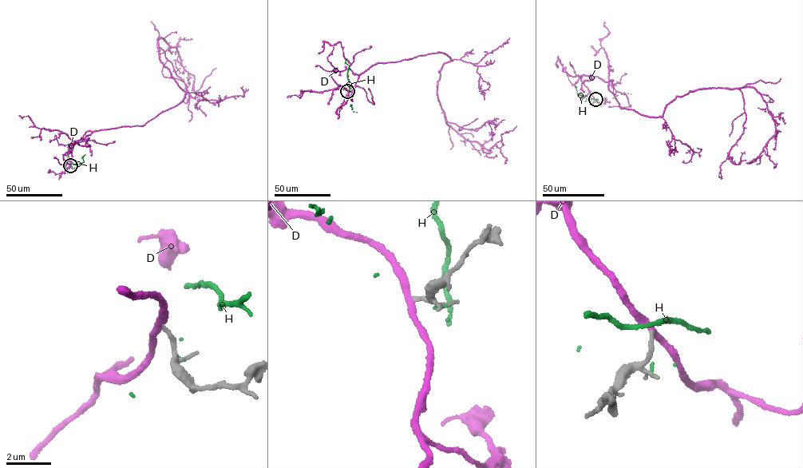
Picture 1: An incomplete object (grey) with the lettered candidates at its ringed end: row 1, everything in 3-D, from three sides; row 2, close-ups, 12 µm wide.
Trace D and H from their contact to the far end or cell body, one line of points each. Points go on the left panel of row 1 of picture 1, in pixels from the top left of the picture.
D: (70, 165), (63, 156), (86, 135), (144, 124), (184, 97), (160, 37), (195, 93), (216, 67)
H: (71, 167), (72, 163), (83, 162), (85, 154)

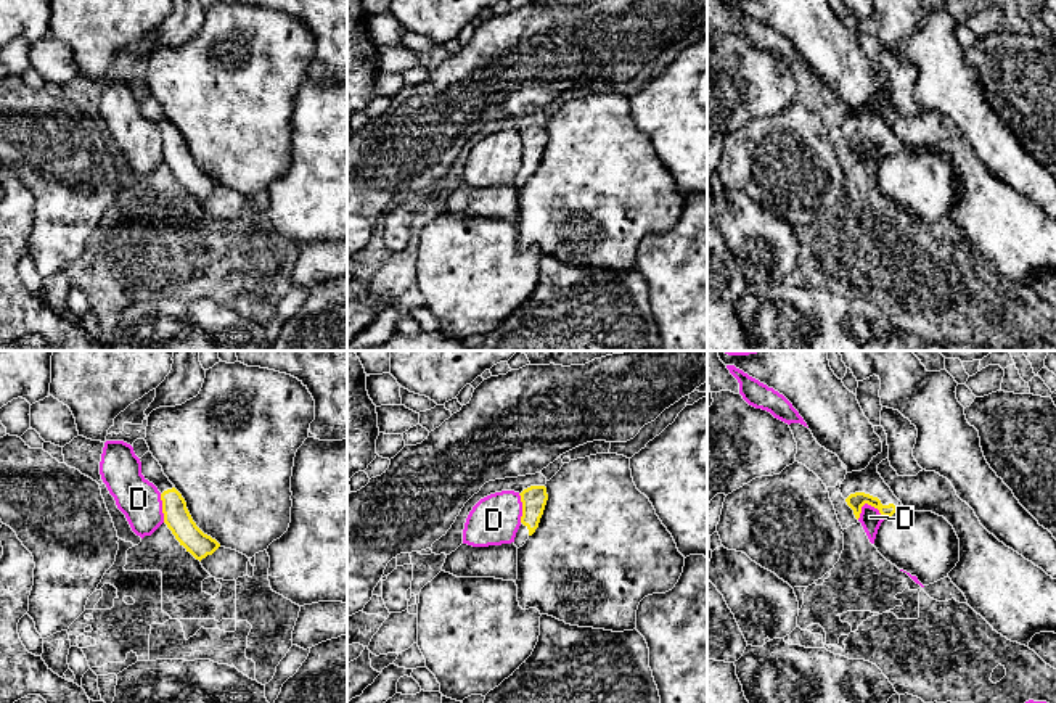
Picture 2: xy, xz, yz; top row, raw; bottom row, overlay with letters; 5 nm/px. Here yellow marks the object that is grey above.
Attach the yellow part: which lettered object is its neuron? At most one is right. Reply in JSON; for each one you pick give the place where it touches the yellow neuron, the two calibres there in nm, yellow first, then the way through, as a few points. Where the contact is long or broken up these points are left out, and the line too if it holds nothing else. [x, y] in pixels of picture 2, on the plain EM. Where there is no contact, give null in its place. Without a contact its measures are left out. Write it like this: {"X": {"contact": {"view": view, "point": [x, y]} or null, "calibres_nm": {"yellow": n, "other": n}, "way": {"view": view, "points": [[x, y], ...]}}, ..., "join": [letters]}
{"join": []}

